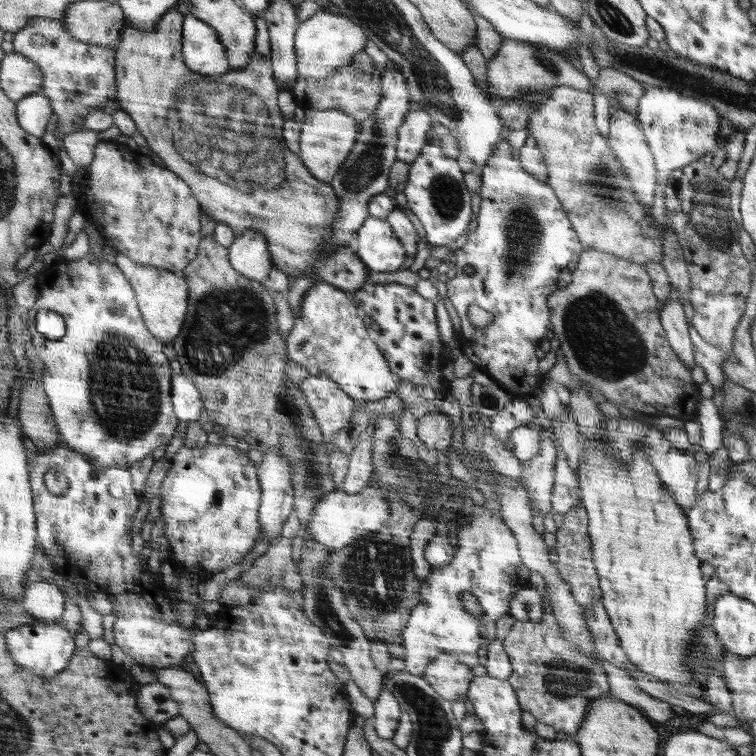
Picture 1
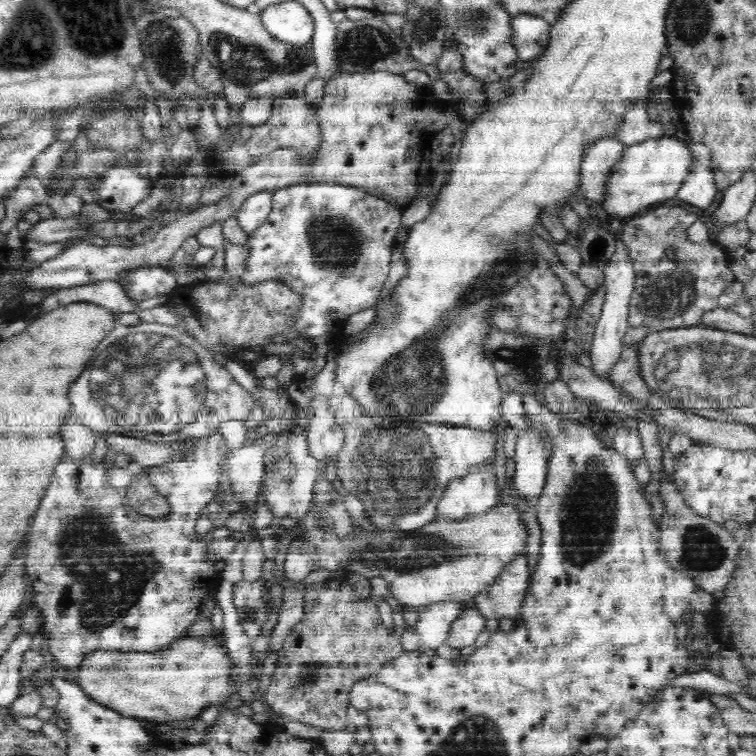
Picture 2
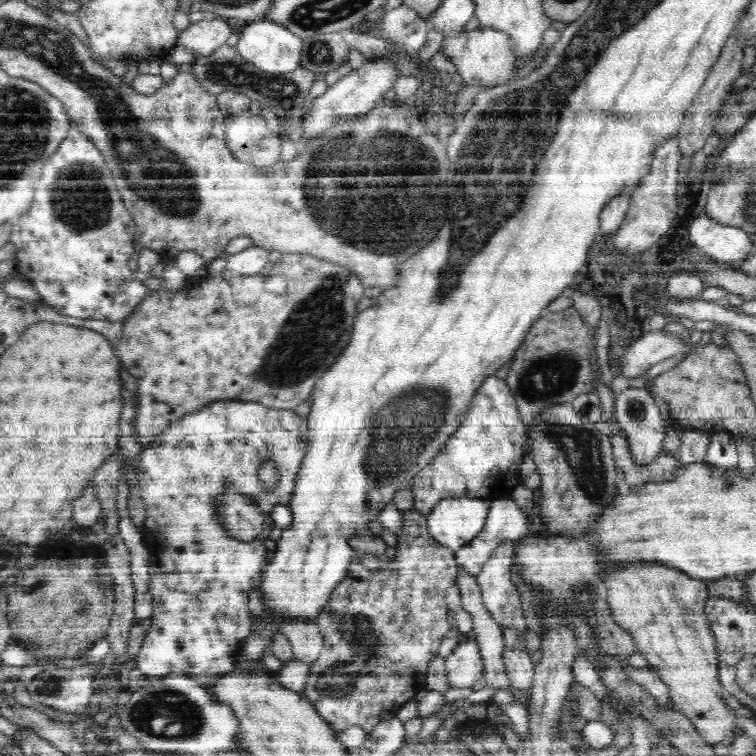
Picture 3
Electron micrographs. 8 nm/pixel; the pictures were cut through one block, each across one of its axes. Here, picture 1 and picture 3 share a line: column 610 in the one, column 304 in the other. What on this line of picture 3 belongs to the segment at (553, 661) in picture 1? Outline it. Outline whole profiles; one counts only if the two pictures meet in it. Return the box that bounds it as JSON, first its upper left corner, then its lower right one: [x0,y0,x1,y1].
[304,509,457,737]

